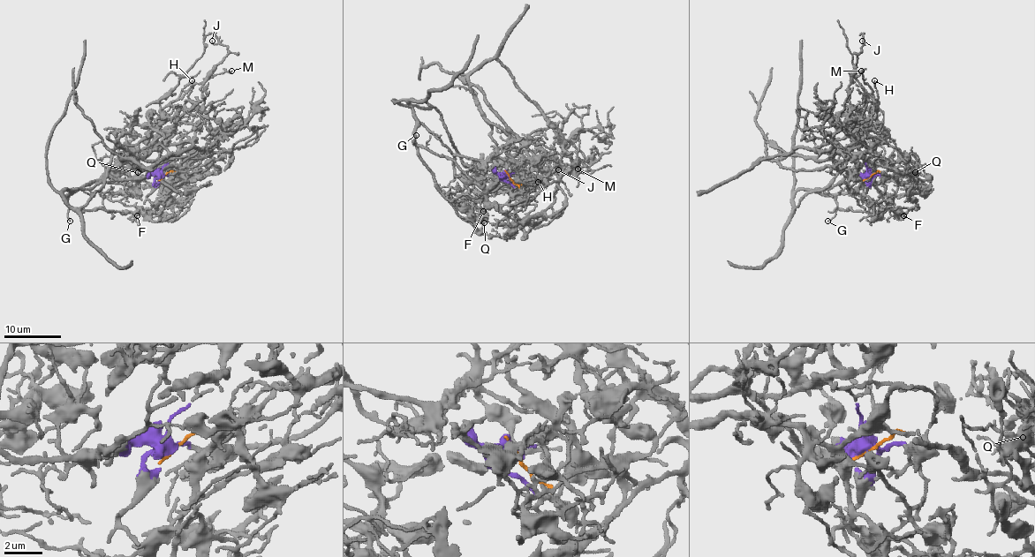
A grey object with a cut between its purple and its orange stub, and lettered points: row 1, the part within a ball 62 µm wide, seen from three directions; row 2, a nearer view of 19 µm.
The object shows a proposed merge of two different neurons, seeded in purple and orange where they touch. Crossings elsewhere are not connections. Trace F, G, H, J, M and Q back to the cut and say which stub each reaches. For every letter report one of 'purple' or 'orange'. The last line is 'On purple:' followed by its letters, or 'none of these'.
F: purple
G: purple
H: purple
J: orange
M: purple
Q: purple
On purple: F, G, H, M, Q

